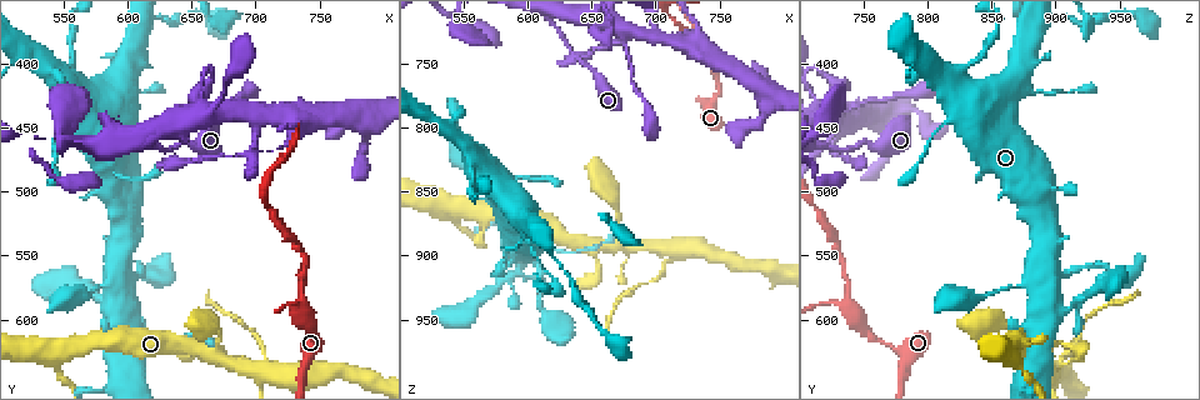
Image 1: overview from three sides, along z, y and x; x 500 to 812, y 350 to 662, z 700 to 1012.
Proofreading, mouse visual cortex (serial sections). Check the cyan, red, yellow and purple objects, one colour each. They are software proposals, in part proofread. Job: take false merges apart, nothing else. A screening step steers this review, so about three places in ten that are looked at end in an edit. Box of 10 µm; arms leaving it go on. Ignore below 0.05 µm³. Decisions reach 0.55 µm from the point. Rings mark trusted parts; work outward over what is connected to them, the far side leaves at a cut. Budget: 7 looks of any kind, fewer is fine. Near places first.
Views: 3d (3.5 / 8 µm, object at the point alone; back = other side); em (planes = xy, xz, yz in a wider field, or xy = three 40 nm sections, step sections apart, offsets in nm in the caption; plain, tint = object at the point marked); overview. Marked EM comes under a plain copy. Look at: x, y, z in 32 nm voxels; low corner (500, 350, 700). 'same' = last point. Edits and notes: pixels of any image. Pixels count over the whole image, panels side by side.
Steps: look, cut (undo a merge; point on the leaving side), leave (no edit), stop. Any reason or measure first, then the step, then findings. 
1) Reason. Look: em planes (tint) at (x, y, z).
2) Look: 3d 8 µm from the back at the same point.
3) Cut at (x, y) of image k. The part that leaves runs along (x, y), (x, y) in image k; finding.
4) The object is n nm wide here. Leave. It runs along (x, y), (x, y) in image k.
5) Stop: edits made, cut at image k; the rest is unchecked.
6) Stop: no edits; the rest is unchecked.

A narrow waist. Look: 3d 3.5 µm at (556, 400, 834).

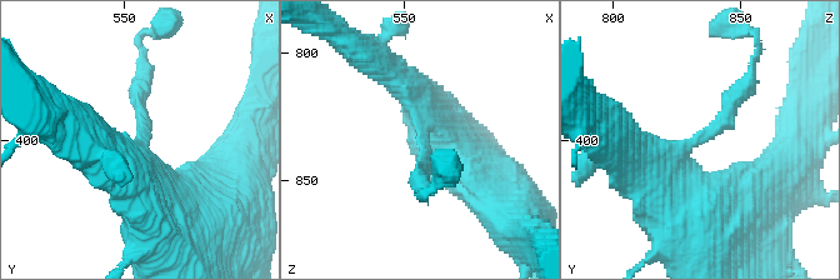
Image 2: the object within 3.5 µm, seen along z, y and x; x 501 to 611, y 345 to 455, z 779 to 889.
The arms are 200, 450 nm wide; now the EM. Look: em xy step 2 (tint) at (556, 399, 833).

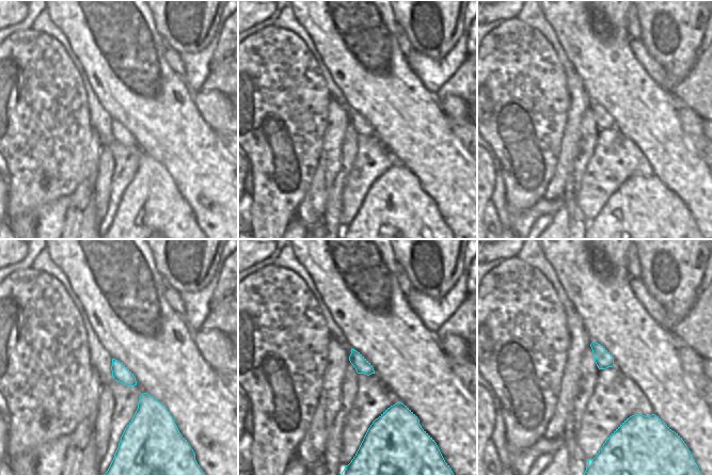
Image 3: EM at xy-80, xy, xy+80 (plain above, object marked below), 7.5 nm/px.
Leave. It runs along (671, 205), (663, 171), (749, 79) in image 2; one cell here.

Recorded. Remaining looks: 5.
Small branch off a trunk. Look: 3d 8 µm at (622, 464, 720).

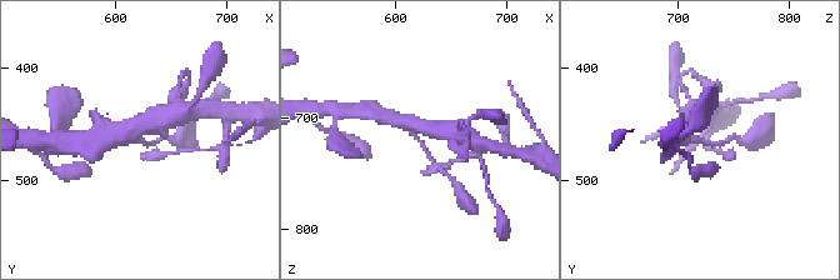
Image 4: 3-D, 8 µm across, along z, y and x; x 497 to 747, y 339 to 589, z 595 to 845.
Look: 3d 3.5 µm at the same point.

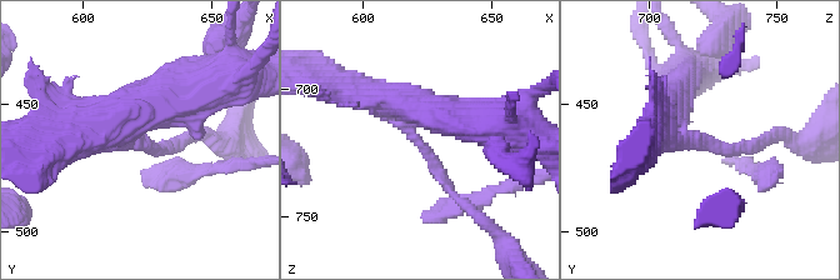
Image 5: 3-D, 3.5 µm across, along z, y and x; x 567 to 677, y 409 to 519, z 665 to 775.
3 arms meet here; the arms are 150, 450, 500 nm wide. Look: em xy step 3 (tint) at (621, 466, 721).

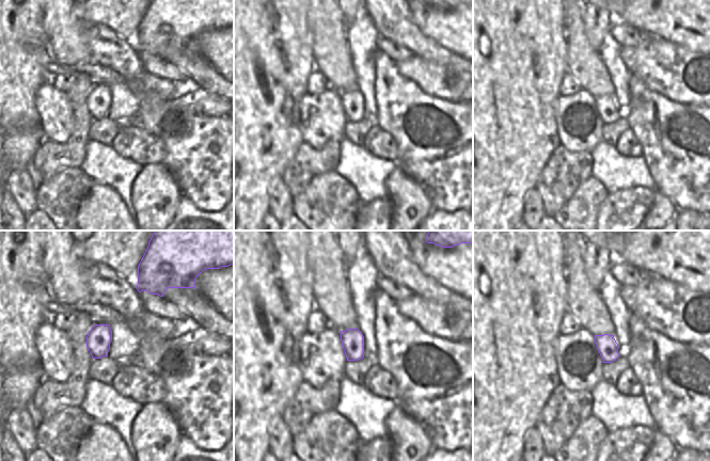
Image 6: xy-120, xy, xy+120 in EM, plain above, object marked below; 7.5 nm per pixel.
The object is 170 nm wide here. Leave. It runs along (463, 201), (409, 131), (416, 109), (448, 115) in image 5; all the same cell.

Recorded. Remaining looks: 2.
Sharp bend. Look: 3d 8 µm at (714, 464, 728).

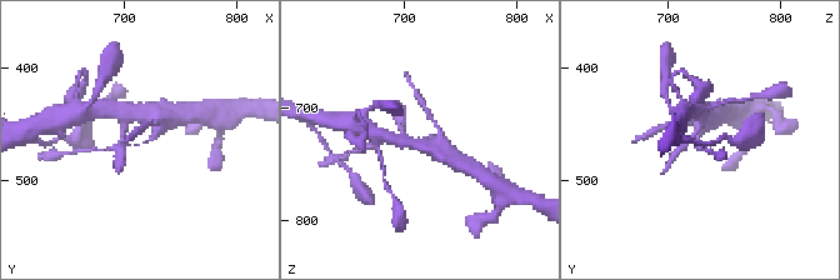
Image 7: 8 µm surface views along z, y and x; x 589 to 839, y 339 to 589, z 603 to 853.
The arms are 150, 400 nm wide. Look: em planes (tint) at the same point.

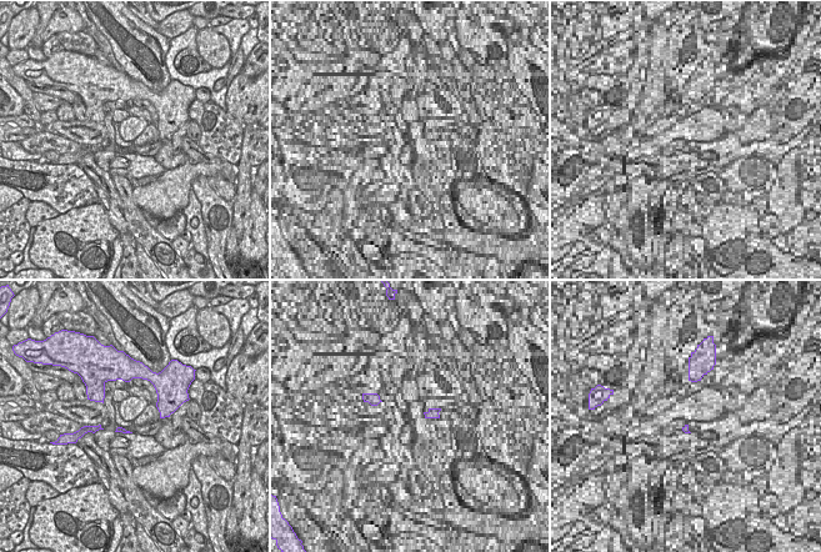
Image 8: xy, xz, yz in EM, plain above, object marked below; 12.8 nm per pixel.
Leave. Continuous, no second cell.

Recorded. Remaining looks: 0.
Stop: no edits; the rest is unchecked.

